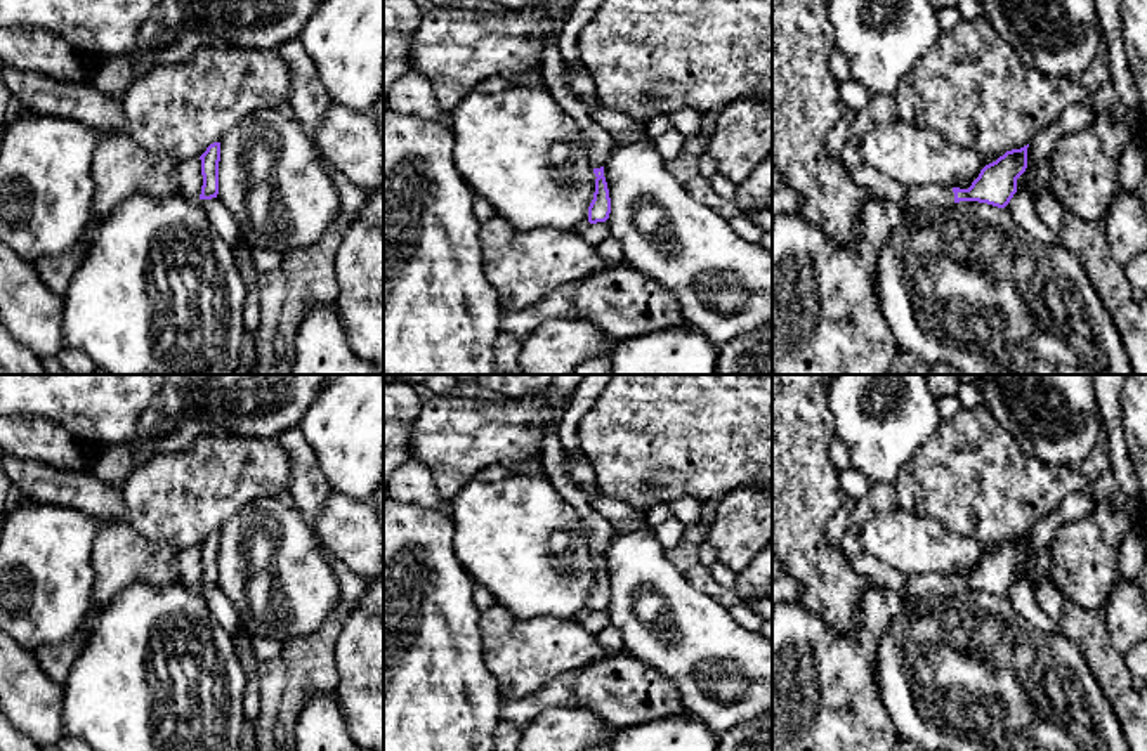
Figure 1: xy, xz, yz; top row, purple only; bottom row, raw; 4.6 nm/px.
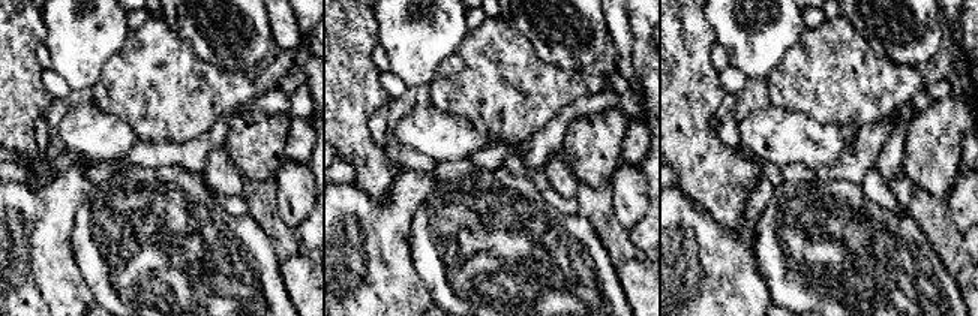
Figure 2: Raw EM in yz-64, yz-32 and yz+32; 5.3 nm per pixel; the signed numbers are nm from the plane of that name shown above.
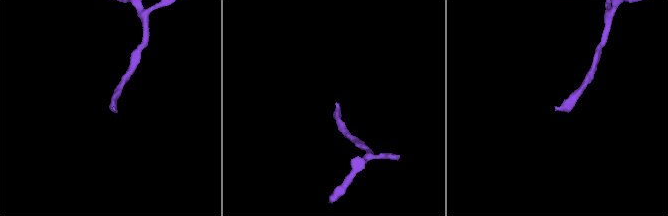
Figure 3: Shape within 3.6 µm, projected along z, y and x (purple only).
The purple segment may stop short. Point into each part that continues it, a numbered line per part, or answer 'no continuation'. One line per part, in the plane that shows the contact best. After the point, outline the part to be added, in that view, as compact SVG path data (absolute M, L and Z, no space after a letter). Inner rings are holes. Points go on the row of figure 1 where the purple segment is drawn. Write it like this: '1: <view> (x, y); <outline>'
1: yz (925, 196); M925 184L906 189L906 201L909 210L947 208L954 205L954 193L947 187Z

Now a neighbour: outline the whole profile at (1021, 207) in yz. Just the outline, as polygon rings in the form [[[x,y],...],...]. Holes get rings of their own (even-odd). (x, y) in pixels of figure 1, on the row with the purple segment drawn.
[[[1017,191],[1006,206],[1012,219],[1036,241],[1048,246],[1060,245],[1060,232],[1053,232],[1041,222],[1034,212],[1032,199],[1027,191]]]

